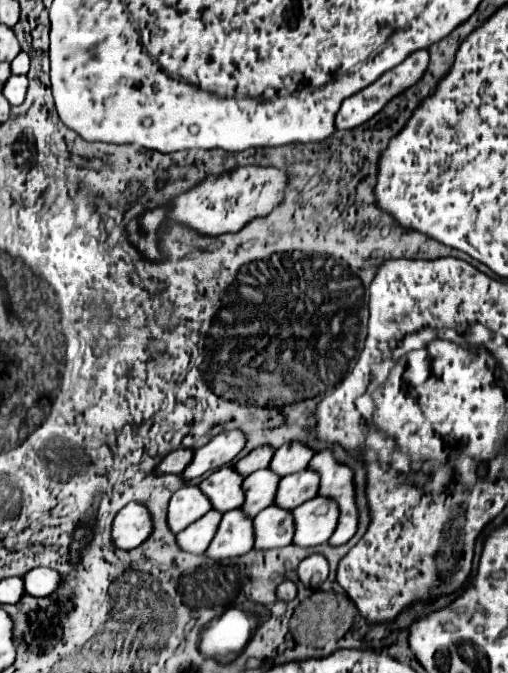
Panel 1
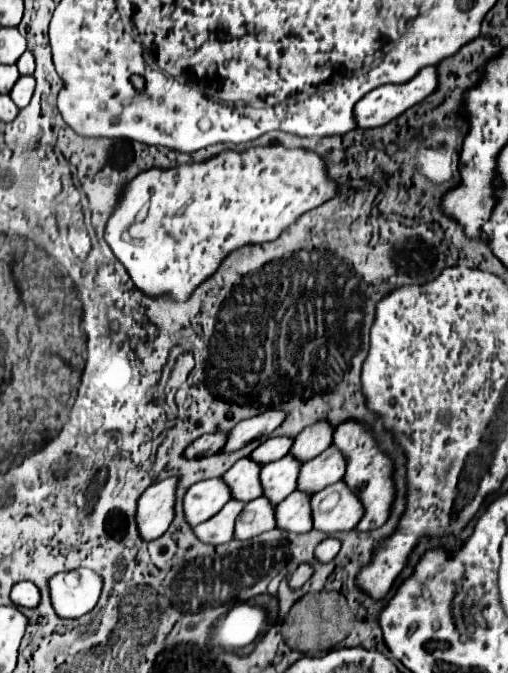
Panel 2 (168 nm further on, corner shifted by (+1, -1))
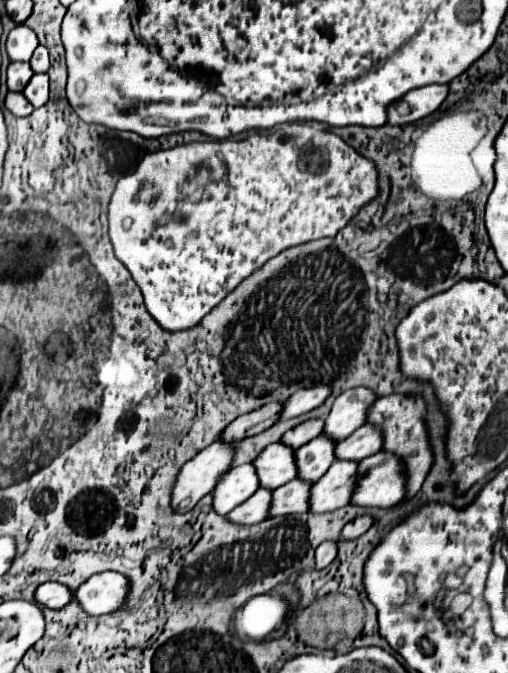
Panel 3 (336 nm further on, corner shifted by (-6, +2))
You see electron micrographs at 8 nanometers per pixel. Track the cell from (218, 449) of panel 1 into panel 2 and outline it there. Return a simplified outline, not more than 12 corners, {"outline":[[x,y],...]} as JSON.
{"outline":[[263,410],[239,422],[225,452],[267,438],[287,418],[285,410]]}

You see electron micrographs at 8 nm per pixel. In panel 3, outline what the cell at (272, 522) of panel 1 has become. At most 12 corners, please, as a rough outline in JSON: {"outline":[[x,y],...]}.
{"outline":[[336,461],[310,487],[308,511],[348,505],[356,463]]}

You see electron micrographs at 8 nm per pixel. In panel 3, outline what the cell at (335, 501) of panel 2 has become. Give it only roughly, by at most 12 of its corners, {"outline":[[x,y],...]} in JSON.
{"outline":[[388,453],[358,463],[350,505],[390,509],[404,467]]}

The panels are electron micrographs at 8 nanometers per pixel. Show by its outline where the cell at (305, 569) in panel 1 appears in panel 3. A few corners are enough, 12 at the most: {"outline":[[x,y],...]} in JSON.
{"outline":[[370,515],[346,523],[340,541],[364,535],[372,525]]}

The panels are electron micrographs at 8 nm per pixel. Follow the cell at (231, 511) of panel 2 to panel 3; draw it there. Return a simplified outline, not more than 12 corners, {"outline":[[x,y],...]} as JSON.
{"outline":[[268,489],[234,507],[226,521],[254,525],[268,511]]}

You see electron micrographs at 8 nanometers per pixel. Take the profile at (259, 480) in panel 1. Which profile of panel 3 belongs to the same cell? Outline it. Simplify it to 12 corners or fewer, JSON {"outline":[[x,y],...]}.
{"outline":[[326,435],[294,451],[296,477],[318,481],[334,463]]}

